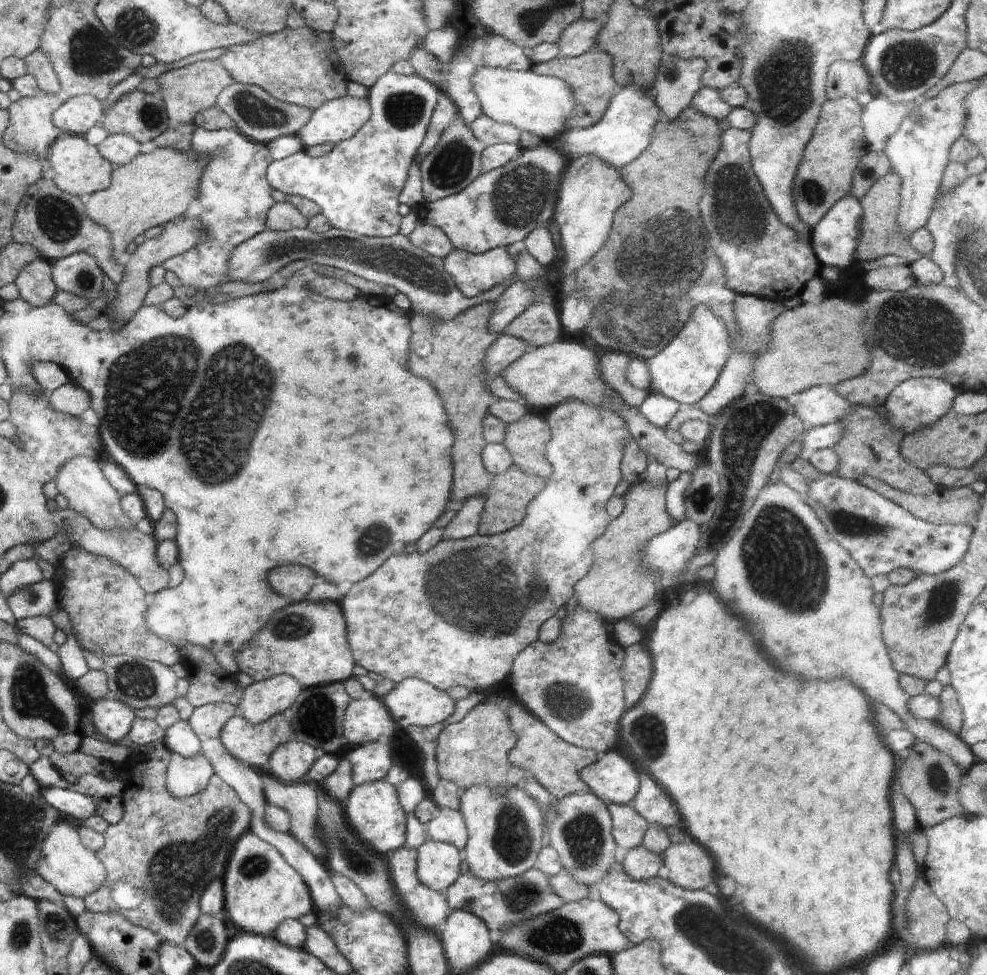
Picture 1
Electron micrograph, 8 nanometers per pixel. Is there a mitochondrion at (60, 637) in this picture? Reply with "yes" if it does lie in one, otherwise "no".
no

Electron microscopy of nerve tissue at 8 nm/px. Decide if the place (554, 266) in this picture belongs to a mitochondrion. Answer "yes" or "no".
no

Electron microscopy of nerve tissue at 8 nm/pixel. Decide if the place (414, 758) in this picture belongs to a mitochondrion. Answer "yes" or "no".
yes

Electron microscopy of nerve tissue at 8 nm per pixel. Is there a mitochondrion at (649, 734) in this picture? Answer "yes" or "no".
yes

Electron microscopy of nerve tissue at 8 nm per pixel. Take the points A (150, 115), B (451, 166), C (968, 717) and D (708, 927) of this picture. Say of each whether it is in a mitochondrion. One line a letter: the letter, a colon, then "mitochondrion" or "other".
A: mitochondrion
B: mitochondrion
C: other
D: mitochondrion

